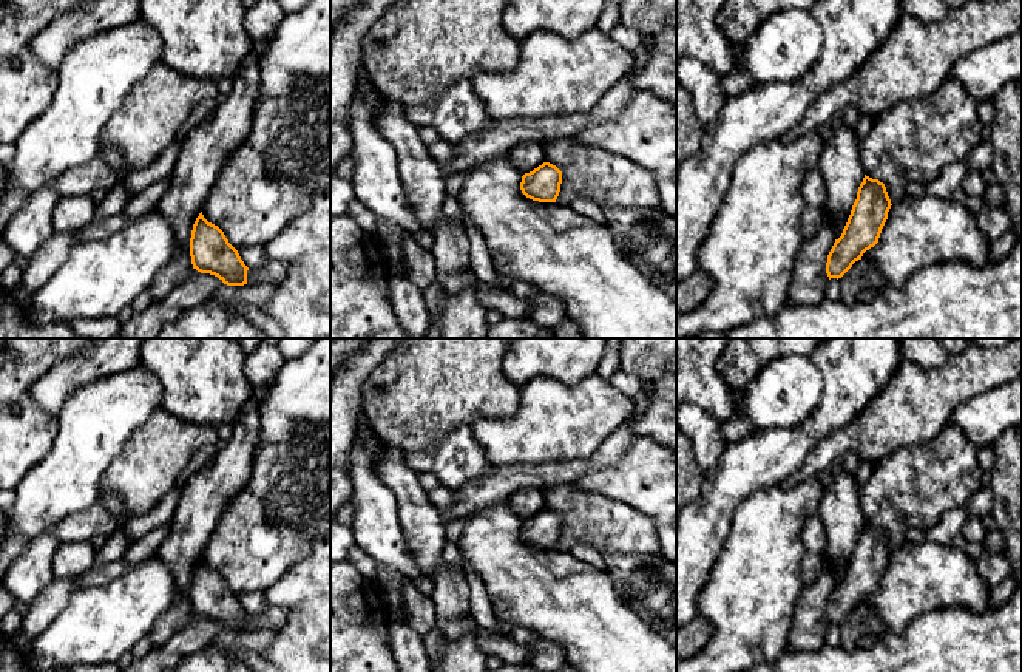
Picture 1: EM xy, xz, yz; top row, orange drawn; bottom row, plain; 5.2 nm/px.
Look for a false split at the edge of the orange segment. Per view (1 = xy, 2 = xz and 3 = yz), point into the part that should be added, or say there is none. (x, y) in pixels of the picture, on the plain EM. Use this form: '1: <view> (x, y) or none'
1: none
2: none
3: none

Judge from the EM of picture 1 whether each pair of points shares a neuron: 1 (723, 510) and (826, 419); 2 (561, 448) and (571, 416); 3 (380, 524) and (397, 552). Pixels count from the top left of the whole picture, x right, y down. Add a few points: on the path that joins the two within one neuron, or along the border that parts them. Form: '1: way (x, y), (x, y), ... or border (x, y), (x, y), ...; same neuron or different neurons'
1: way (744, 482), (772, 454), (783, 451), (798, 441); same neuron
2: way (561, 441), (561, 428), (565, 424); same neuron
3: way (380, 530), (380, 535), (391, 546); same neuron

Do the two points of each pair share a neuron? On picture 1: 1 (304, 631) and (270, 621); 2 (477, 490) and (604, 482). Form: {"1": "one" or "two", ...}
{"1": "two", "2": "two"}

